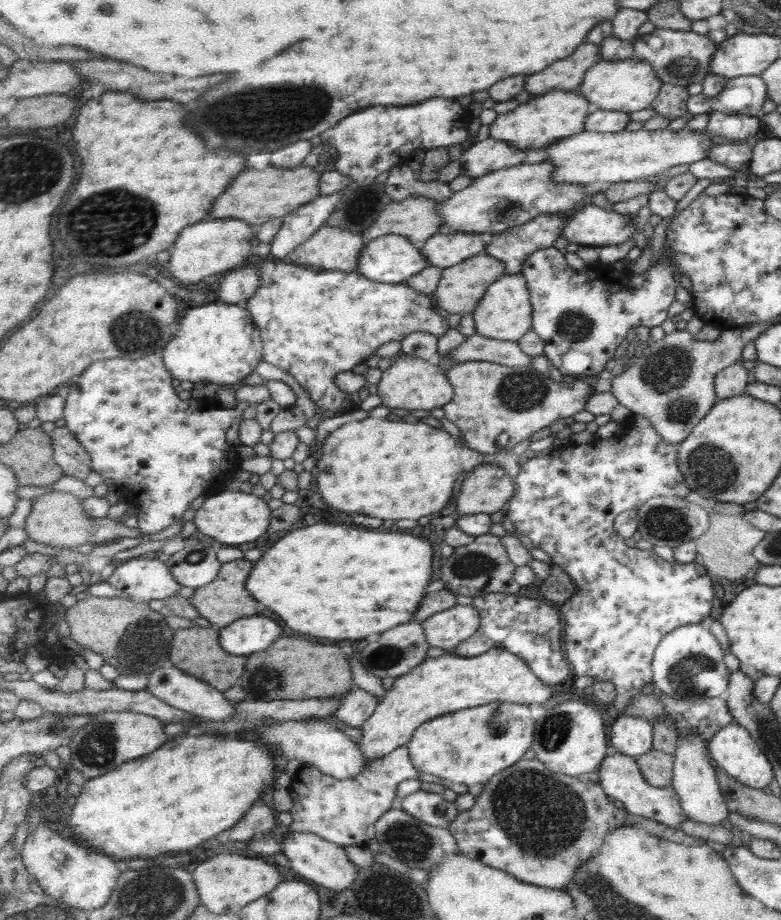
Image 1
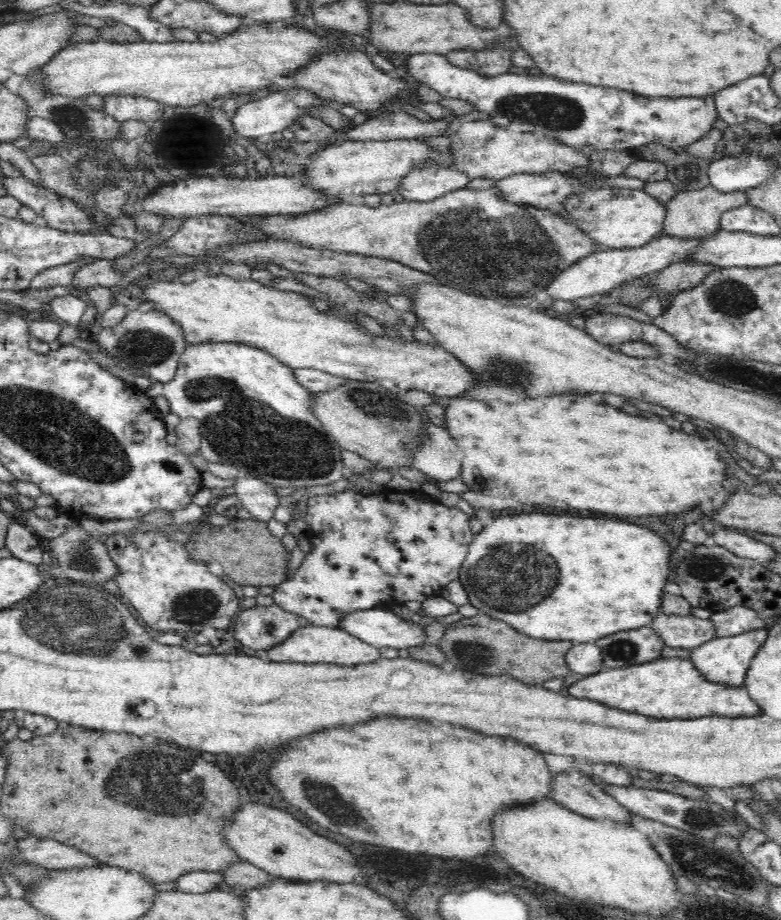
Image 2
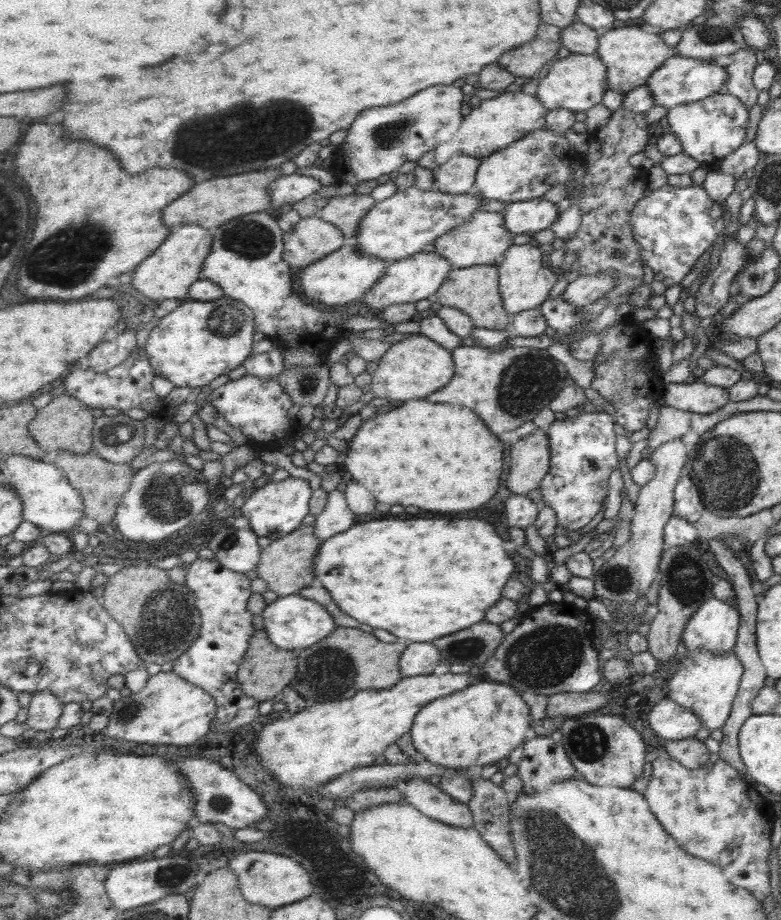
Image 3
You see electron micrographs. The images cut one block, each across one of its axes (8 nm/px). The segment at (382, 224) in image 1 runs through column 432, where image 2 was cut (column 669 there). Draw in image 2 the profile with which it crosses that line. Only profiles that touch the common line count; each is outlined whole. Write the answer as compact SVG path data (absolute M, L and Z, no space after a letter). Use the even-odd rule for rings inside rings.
M711 185L698 190L677 192L667 201L665 206L665 217L661 236L668 236L678 240L702 240L710 234L721 230L721 218L734 208L740 208L747 204L747 197L744 191L728 194L720 193Z

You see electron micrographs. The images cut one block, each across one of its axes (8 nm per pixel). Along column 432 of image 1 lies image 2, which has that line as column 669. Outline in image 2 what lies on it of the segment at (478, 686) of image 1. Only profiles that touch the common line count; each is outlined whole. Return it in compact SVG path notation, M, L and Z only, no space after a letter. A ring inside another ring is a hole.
M670 657L633 667L608 669L592 676L583 676L567 689L572 698L600 702L620 712L630 712L656 720L690 720L728 716L748 718L760 714L759 707L743 688L720 688L706 680L694 667L692 659Z

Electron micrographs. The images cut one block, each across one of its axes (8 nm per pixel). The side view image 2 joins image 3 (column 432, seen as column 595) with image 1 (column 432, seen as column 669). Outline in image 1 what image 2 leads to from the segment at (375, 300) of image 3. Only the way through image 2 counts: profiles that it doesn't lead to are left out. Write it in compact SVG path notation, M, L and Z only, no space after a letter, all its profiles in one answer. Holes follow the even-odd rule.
M438 234L421 250L429 265L448 269L487 252L489 238L480 234Z

